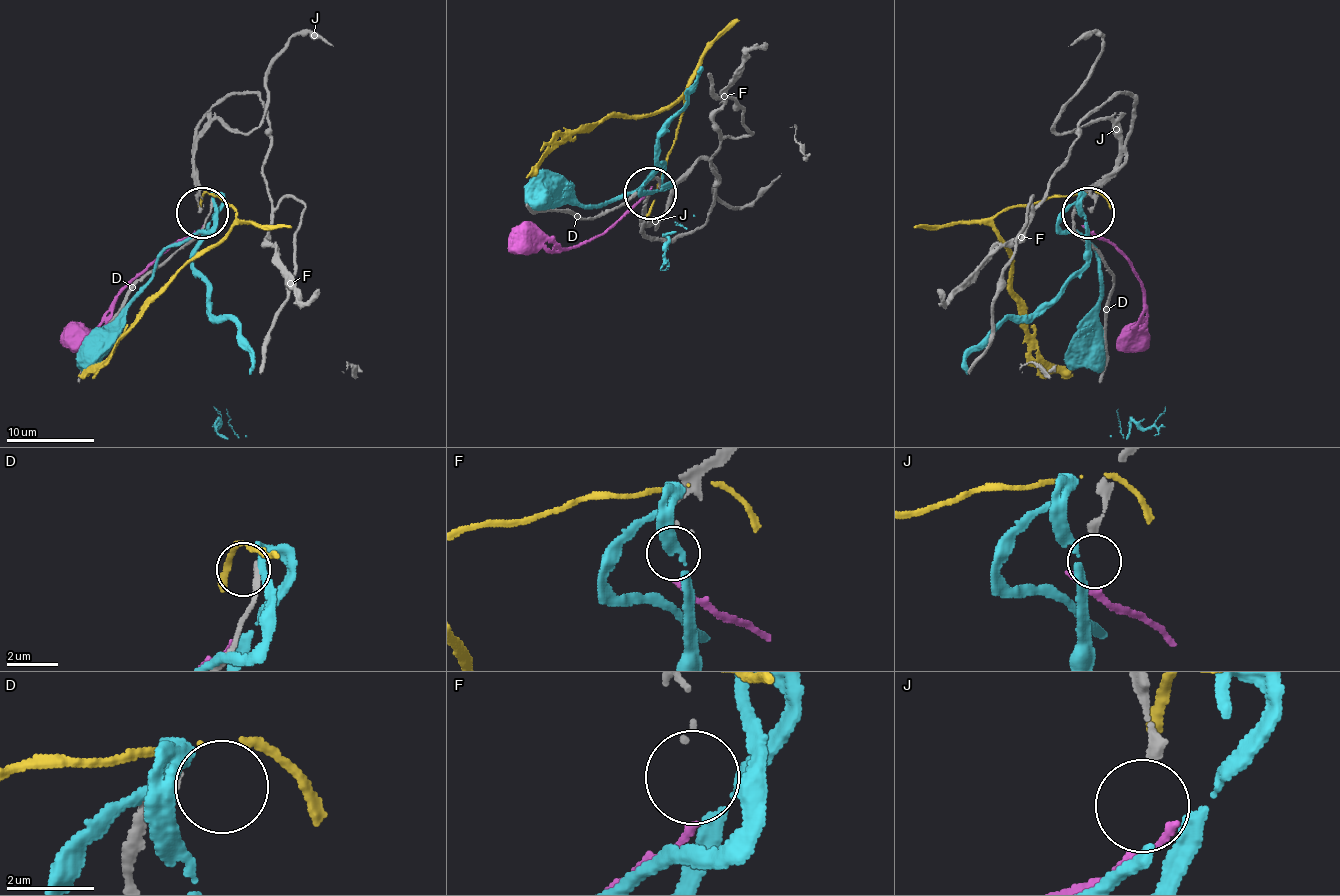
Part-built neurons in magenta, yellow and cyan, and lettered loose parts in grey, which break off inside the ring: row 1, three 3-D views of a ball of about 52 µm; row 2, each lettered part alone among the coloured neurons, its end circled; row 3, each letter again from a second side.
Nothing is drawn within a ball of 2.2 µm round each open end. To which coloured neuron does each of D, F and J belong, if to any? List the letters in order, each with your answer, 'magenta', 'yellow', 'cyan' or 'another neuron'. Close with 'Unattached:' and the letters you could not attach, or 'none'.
D: another neuron
F: another neuron
J: another neuron
Unattached: D, F, J

